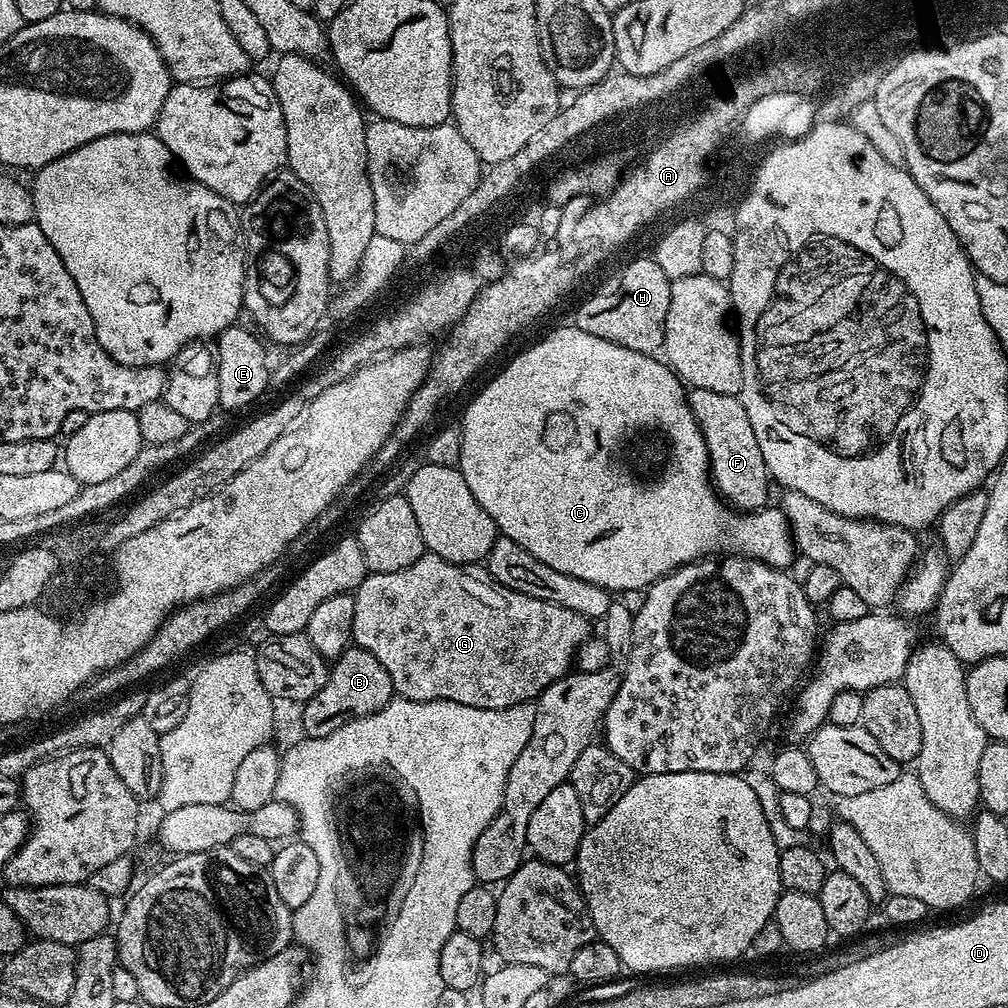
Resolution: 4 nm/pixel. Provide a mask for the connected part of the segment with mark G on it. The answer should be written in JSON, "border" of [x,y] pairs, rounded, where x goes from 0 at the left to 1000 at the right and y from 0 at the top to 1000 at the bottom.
{"border":[[[422,547],[421,552],[415,554],[415,558],[411,558],[411,562],[403,562],[403,565],[371,567],[362,571],[351,590],[353,596],[351,597],[349,634],[352,642],[362,643],[367,649],[371,649],[371,653],[375,653],[375,657],[379,657],[379,661],[383,661],[383,669],[387,669],[390,688],[402,694],[414,694],[415,696],[441,694],[442,696],[454,696],[458,700],[485,702],[486,704],[531,695],[532,691],[538,688],[538,685],[542,685],[542,681],[554,677],[554,673],[561,671],[568,662],[571,647],[585,633],[585,627],[583,627],[585,617],[577,609],[571,609],[569,605],[562,605],[562,601],[550,601],[546,597],[538,597],[534,593],[514,589],[514,585],[506,585],[498,581],[479,563],[447,560],[426,547]]]}

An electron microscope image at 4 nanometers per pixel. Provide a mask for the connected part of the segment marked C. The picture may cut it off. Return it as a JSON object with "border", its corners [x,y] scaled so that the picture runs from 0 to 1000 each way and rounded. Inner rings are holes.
{"border":[[[570,323],[556,325],[545,331],[541,337],[533,339],[529,345],[516,349],[468,398],[460,409],[458,431],[458,450],[454,461],[462,482],[466,482],[474,502],[486,510],[497,532],[506,534],[526,546],[534,558],[542,558],[549,565],[557,569],[565,569],[565,573],[577,573],[577,577],[589,577],[605,589],[611,587],[631,587],[642,584],[650,575],[656,575],[661,569],[678,560],[687,560],[695,554],[707,550],[733,550],[743,552],[765,563],[785,564],[788,541],[786,523],[773,503],[759,502],[749,506],[727,506],[712,491],[705,475],[702,462],[702,447],[696,435],[696,427],[683,402],[683,389],[674,373],[663,364],[658,356],[650,352],[642,353],[633,347],[621,347],[601,335],[589,335],[581,327]]]}

